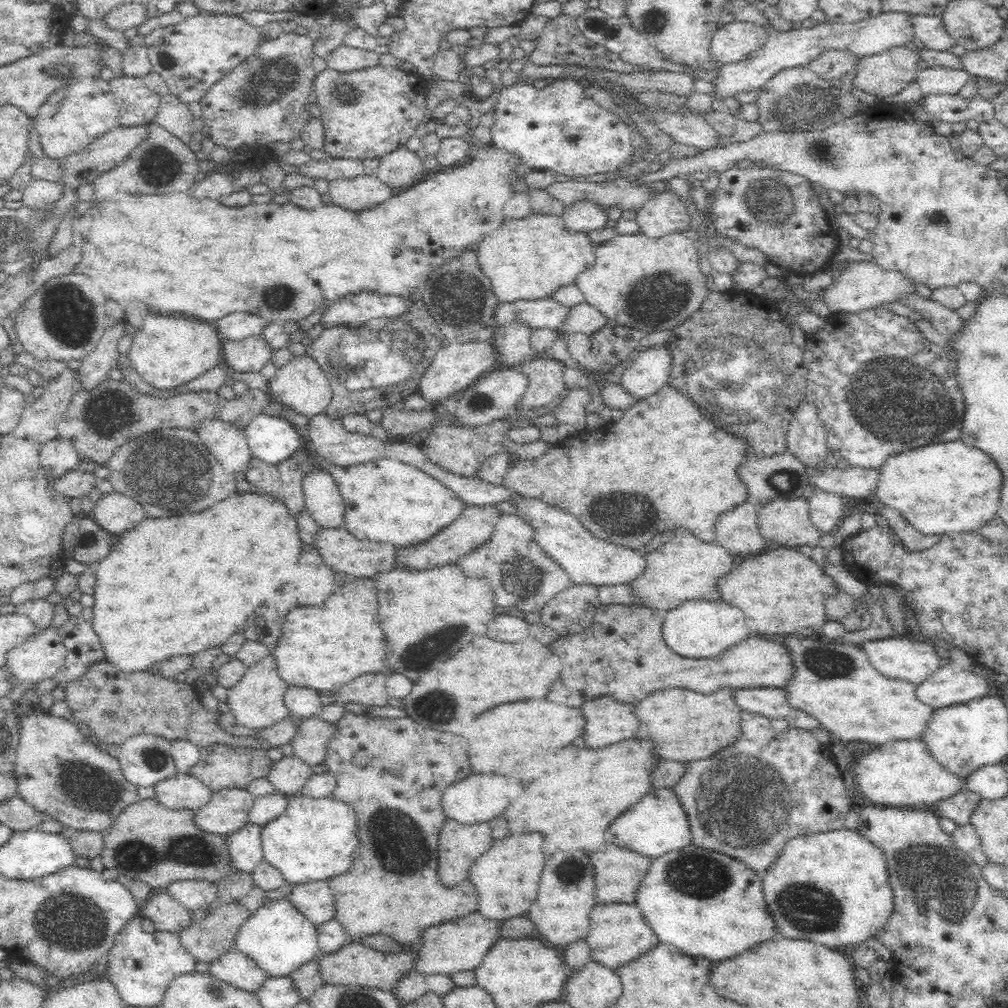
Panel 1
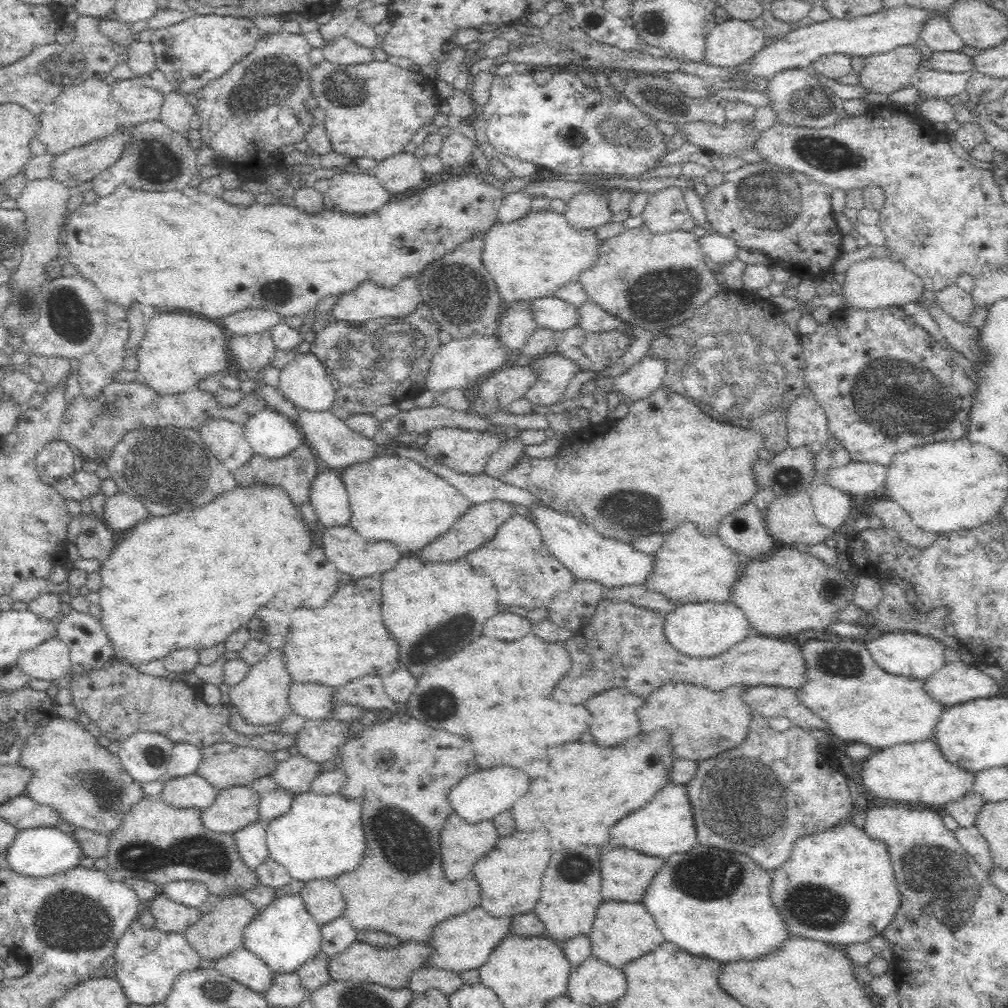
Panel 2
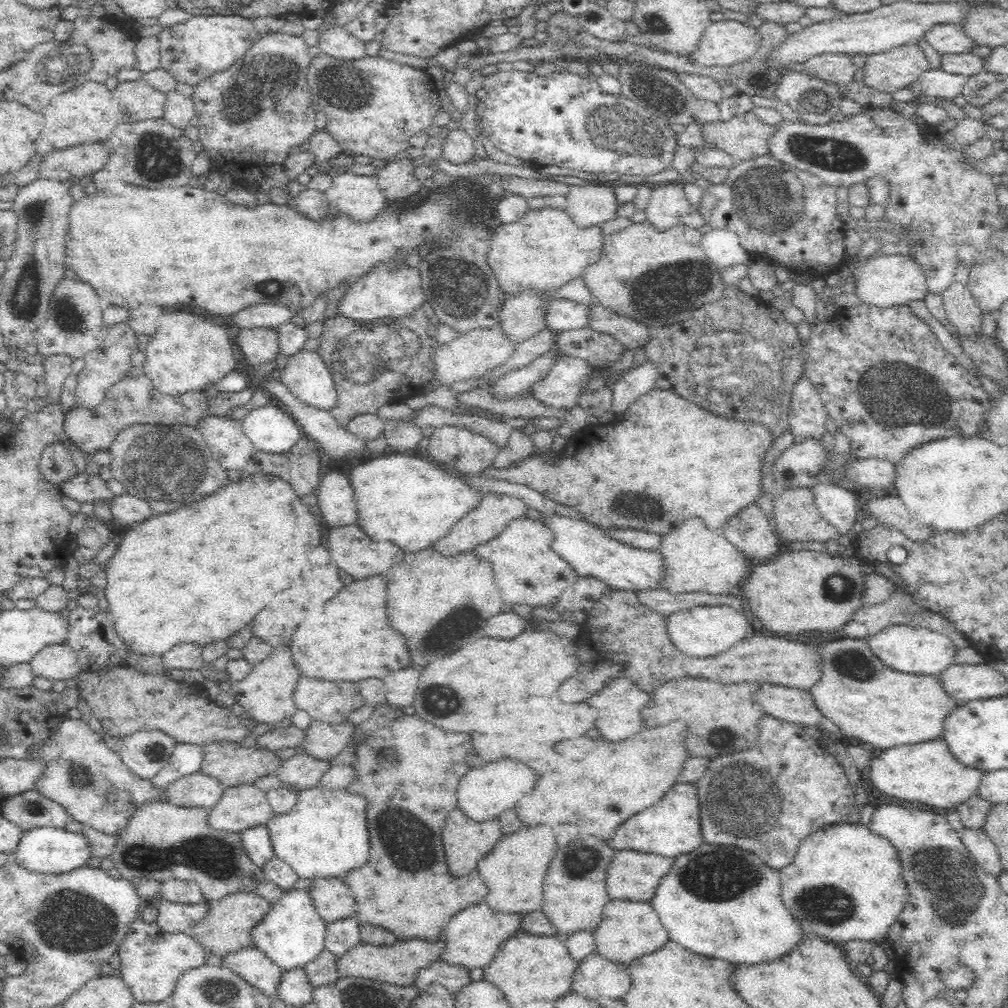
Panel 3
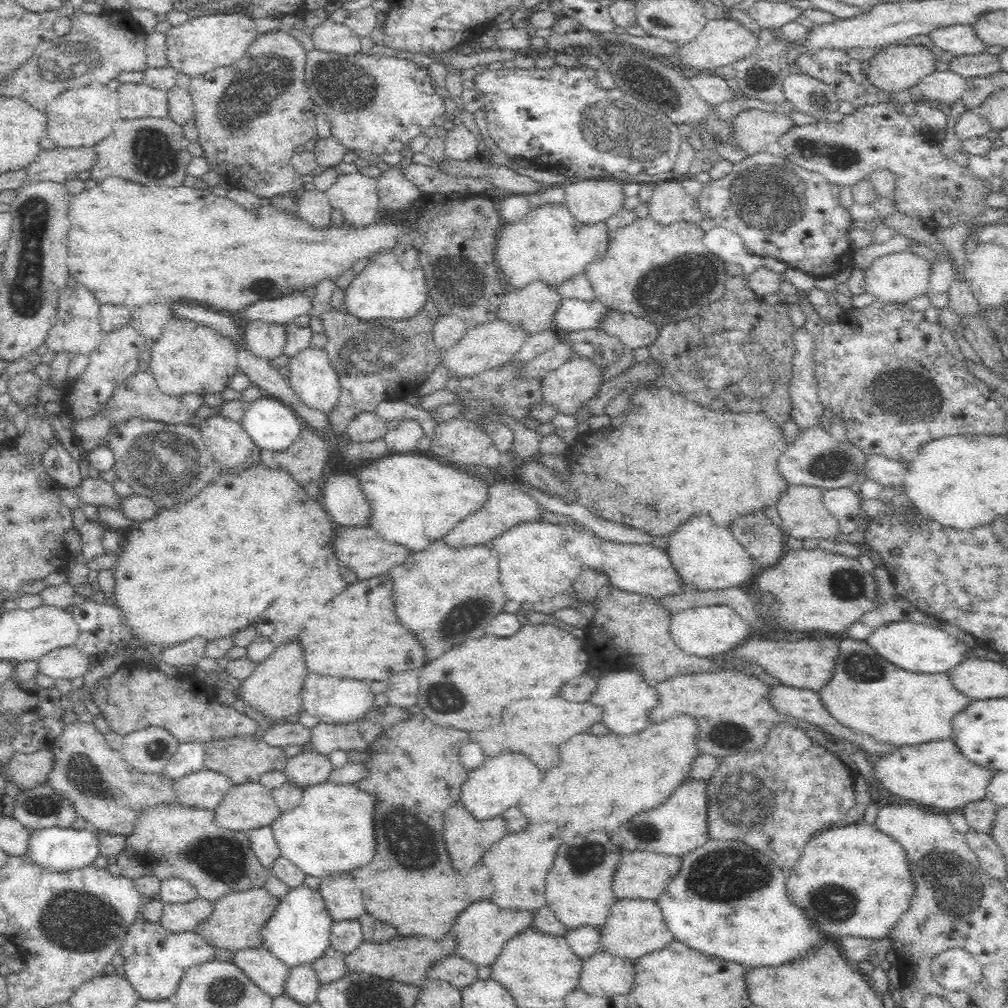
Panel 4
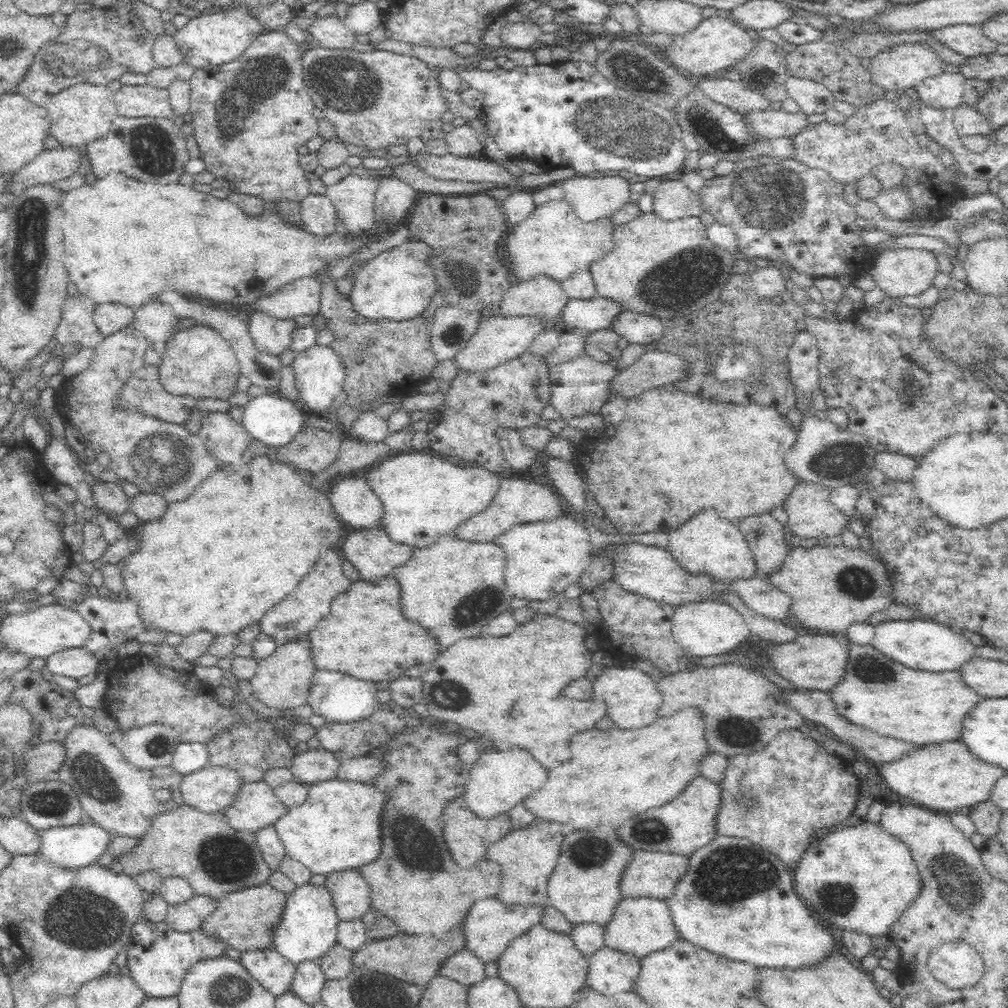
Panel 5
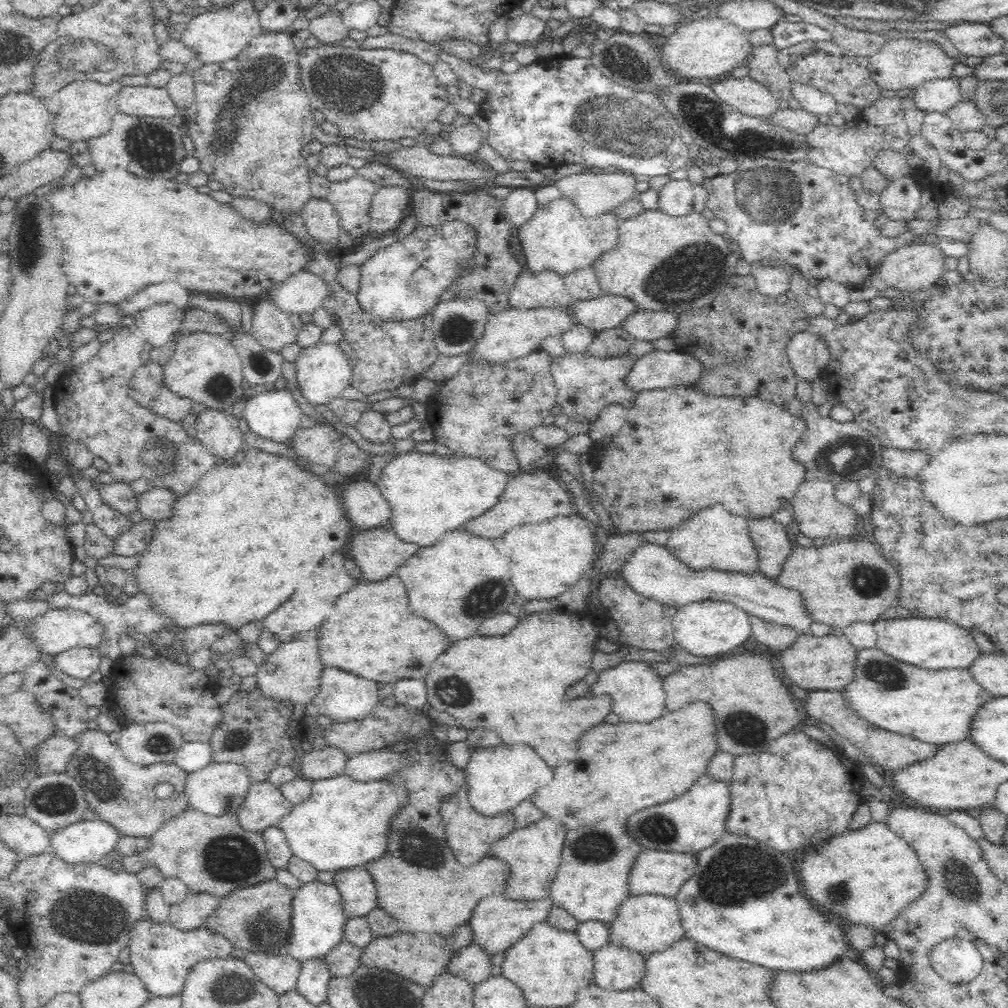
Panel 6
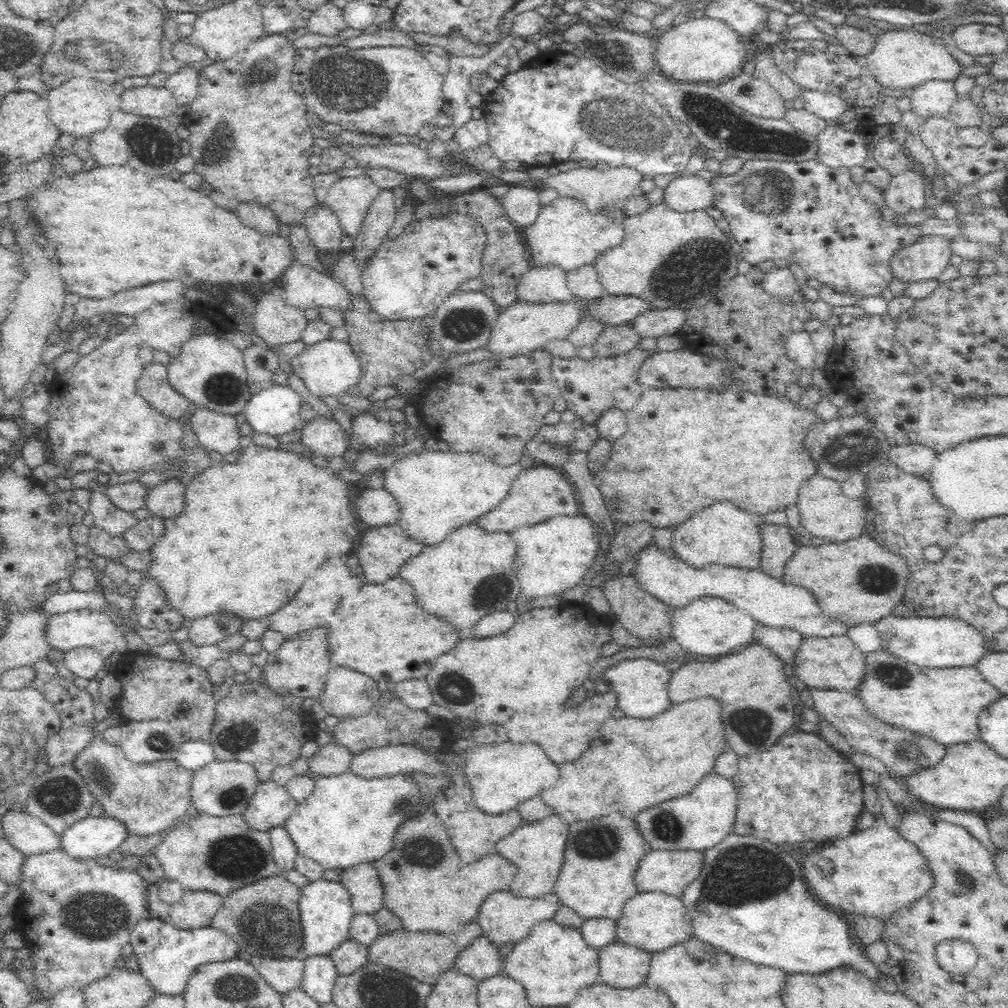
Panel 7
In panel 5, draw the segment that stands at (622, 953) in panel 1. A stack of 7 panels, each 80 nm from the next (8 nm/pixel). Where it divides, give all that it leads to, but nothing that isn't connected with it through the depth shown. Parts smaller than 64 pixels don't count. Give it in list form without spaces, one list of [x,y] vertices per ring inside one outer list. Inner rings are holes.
[[[623,897],[616,904],[614,916],[606,923],[606,932],[604,932],[606,947],[631,952],[640,958],[664,950],[680,938],[680,931],[674,923],[674,915],[667,899],[656,897]]]

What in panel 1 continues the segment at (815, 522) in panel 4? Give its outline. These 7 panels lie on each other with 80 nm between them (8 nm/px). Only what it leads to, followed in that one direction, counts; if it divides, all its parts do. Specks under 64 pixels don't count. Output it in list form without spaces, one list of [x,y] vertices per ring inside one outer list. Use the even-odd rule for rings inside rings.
[[[803,495],[791,499],[774,499],[760,506],[758,525],[760,532],[772,546],[799,548],[818,546],[824,535],[813,523],[810,517],[810,503]]]

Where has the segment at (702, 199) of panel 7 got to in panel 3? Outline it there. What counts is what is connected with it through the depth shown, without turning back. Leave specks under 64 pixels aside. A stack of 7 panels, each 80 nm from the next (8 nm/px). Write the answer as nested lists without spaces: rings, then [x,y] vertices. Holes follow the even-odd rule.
[[[669,183],[652,189],[645,208],[646,218],[656,228],[666,230],[674,225],[685,224],[699,229],[706,222],[683,190],[684,184]]]

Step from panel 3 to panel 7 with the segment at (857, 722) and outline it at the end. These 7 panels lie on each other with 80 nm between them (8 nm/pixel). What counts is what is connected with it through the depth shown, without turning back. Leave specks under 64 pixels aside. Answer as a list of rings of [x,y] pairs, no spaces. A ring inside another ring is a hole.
[[[884,650],[867,654],[867,674],[858,693],[866,707],[883,721],[930,736],[946,746],[980,739],[980,712],[1004,694],[974,667],[921,667]]]

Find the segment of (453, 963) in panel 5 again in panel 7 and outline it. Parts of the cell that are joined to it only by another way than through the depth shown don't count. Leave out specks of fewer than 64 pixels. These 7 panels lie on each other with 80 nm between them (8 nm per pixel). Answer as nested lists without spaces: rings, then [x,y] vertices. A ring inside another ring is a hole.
[[[480,935],[460,952],[454,966],[458,971],[468,973],[479,981],[504,974],[505,961],[500,947],[498,943],[494,943],[492,937]]]

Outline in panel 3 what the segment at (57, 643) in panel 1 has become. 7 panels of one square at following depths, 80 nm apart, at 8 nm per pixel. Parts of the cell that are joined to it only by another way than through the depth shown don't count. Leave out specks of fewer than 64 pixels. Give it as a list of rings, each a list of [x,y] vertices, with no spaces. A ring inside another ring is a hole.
[[[54,644],[41,651],[30,663],[34,676],[48,681],[74,679],[83,671],[78,654],[69,645]]]

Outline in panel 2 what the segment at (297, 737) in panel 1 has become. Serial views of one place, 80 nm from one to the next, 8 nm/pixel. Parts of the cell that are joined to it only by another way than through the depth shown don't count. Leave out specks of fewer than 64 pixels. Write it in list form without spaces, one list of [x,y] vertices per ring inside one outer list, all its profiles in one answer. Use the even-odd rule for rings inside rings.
[[[307,719],[298,731],[295,747],[298,754],[322,763],[333,759],[349,737],[350,727],[344,721]]]

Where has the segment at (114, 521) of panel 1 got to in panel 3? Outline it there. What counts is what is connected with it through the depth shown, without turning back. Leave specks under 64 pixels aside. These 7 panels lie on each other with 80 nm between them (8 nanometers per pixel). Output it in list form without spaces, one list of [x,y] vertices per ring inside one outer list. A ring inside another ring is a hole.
[[[124,492],[110,502],[110,510],[115,523],[110,523],[115,530],[120,526],[140,523],[153,516],[151,503],[143,498]]]

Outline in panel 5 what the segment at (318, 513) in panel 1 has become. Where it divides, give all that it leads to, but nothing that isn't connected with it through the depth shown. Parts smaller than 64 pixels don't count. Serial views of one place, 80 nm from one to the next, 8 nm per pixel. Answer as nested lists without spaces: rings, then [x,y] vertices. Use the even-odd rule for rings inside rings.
[[[347,476],[338,482],[330,482],[327,490],[343,522],[354,529],[381,526],[385,514],[384,505],[366,479]]]

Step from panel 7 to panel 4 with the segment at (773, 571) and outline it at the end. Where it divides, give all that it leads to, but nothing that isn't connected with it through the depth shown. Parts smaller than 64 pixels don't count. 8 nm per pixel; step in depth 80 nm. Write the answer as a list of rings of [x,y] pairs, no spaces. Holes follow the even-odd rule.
[[[762,511],[739,517],[730,524],[730,528],[752,556],[757,570],[770,568],[783,558],[783,530],[774,526]]]

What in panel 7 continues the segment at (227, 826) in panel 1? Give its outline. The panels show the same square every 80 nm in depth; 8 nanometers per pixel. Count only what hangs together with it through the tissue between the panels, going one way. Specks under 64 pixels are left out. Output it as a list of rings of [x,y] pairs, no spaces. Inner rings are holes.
[[[272,779],[261,782],[256,788],[254,799],[244,810],[244,819],[256,830],[268,831],[282,826],[296,812],[300,802],[296,801],[284,785]]]

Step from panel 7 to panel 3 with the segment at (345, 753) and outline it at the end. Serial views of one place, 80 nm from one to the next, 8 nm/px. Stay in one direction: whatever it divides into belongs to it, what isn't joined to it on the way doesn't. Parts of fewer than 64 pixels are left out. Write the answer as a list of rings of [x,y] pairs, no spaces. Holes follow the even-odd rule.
[[[299,753],[284,760],[277,774],[284,787],[300,792],[317,786],[330,767],[329,760]]]

